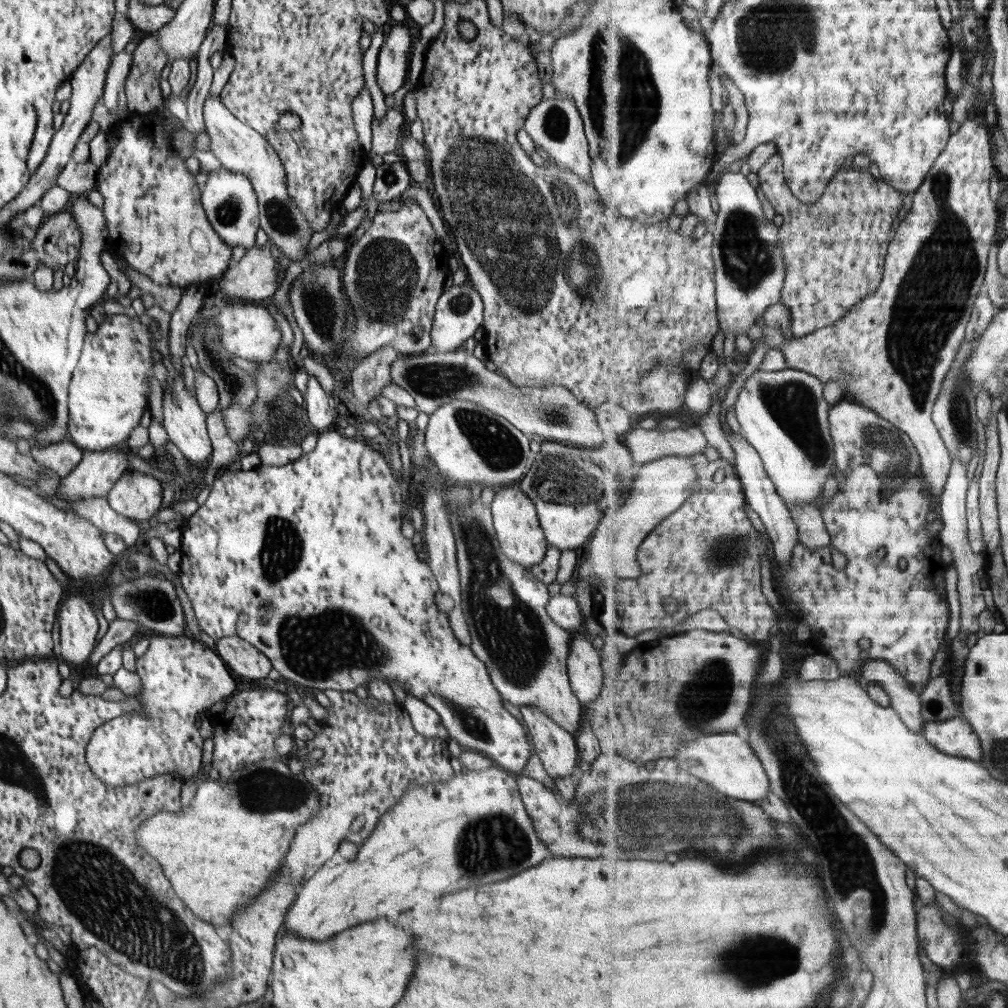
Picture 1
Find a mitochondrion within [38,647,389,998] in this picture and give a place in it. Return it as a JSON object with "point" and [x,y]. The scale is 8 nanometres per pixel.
{"point":[115,904]}

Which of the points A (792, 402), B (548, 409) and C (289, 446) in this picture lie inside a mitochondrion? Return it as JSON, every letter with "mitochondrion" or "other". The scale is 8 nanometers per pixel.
{"A":"mitochondrion","B":"mitochondrion","C":"other"}

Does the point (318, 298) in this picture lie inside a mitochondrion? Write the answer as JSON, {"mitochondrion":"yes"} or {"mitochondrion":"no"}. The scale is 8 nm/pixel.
{"mitochondrion":"yes"}

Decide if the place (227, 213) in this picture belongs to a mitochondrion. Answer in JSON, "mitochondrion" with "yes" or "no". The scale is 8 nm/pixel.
{"mitochondrion":"yes"}

